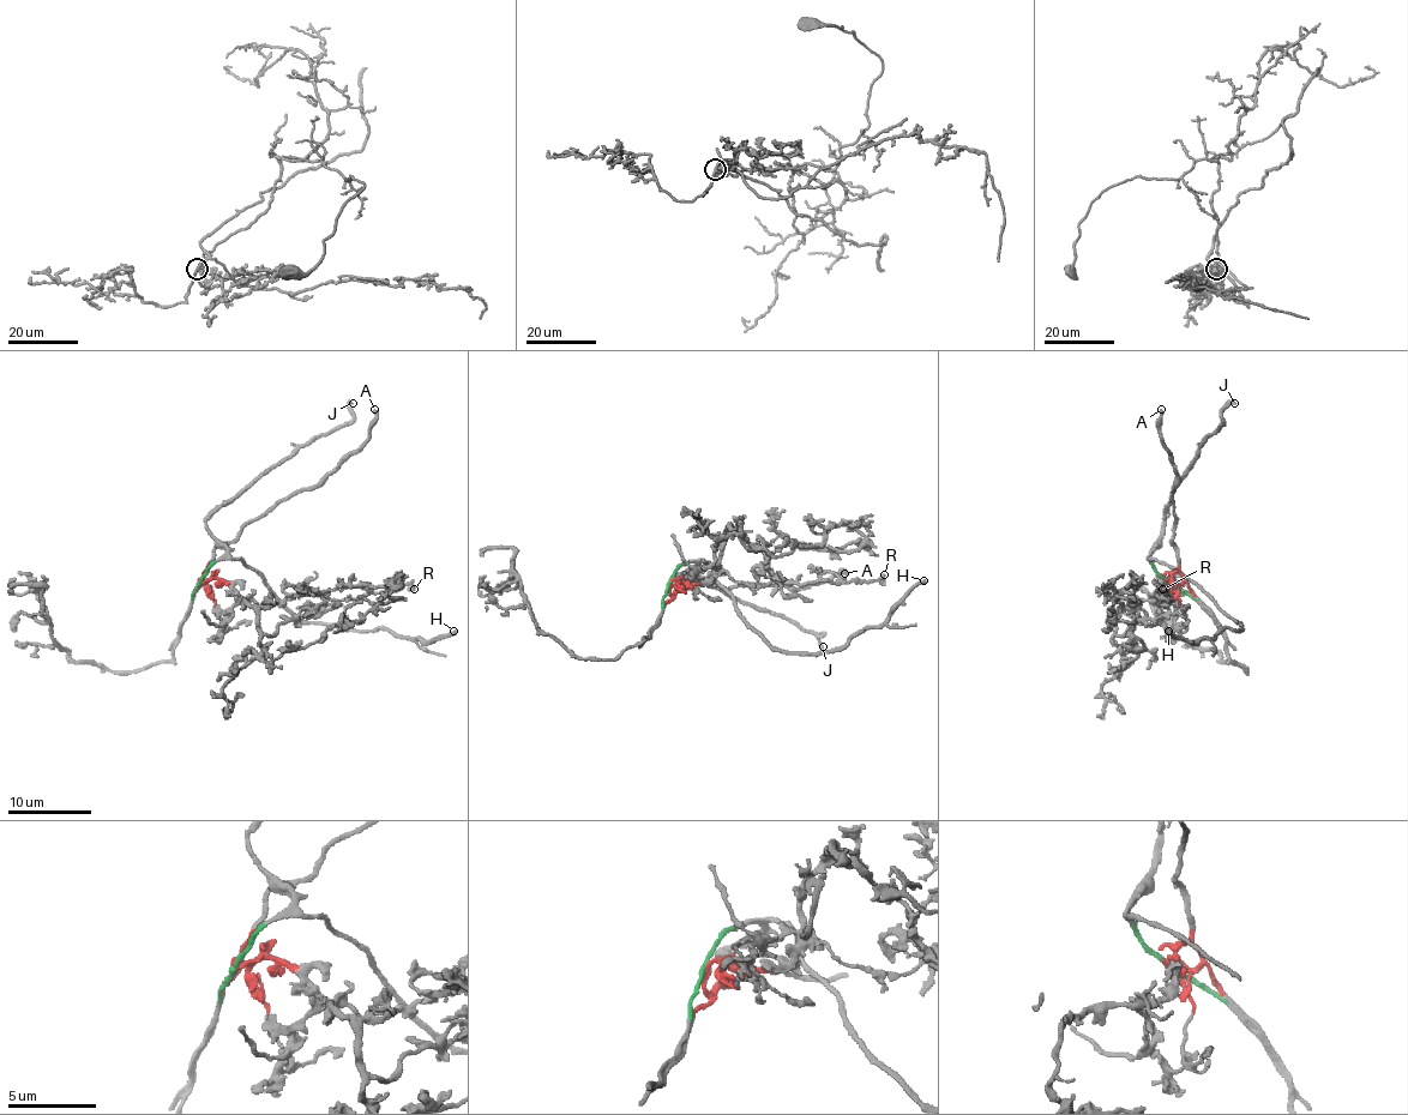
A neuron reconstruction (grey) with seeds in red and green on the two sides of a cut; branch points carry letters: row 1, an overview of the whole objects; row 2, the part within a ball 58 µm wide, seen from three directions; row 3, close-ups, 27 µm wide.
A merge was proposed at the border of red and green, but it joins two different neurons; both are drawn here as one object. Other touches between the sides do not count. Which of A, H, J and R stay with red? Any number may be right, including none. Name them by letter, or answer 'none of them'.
A, R

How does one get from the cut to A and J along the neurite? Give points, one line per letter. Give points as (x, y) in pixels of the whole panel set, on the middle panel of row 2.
A: (669, 583), (672, 595), (689, 584), (782, 584), (807, 589), (826, 583), (838, 572), (844, 574)
J: (669, 583), (678, 567), (695, 561), (675, 574), (692, 583), (717, 584), (751, 606), (822, 634), (822, 648)

